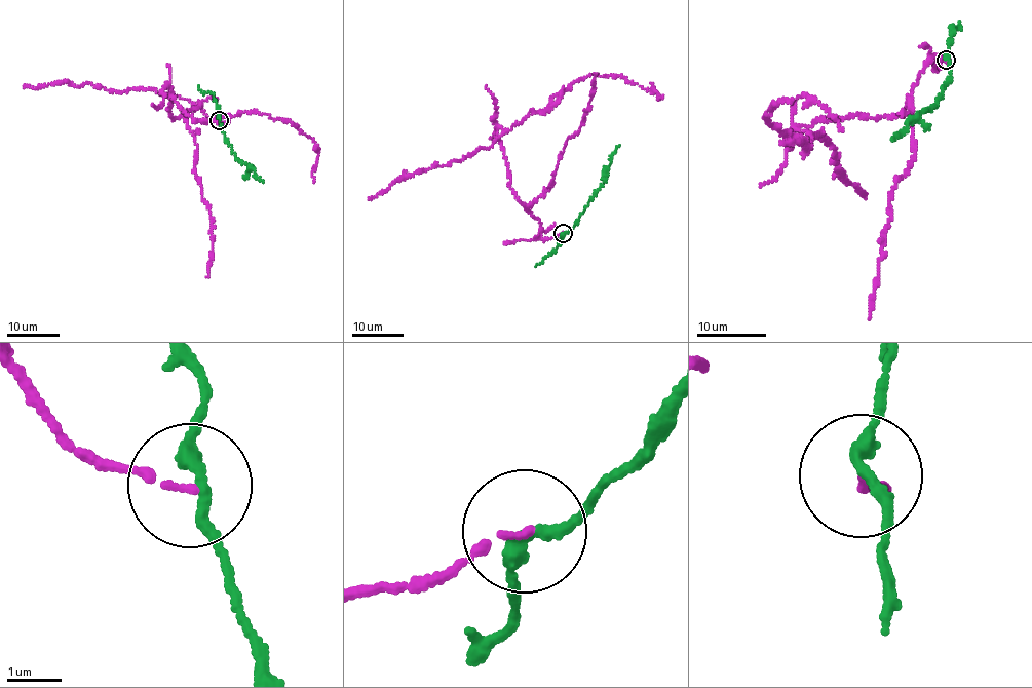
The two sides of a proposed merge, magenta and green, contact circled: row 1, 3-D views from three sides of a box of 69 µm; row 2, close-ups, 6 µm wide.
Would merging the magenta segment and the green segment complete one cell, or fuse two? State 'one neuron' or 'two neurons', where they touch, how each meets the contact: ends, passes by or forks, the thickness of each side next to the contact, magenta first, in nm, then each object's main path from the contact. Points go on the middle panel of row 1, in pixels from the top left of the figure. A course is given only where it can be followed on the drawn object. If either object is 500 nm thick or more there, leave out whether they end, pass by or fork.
two neurons; place (563, 233); magenta ends; green passes by; calibres 120 and 240 nm; course magenta (563, 233), (539, 236), (509, 186), (497, 126), (546, 110), (590, 74), (663, 94); course green (564, 233), (574, 224), (605, 180), (612, 155), (619, 145)

